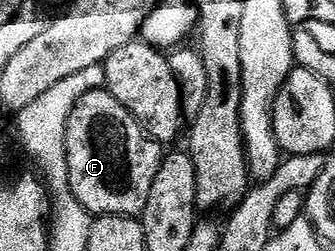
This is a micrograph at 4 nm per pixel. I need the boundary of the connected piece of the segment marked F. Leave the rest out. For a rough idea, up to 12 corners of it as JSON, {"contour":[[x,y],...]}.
{"contour":[[104,88],[69,116],[71,191],[139,216],[165,150]]}

